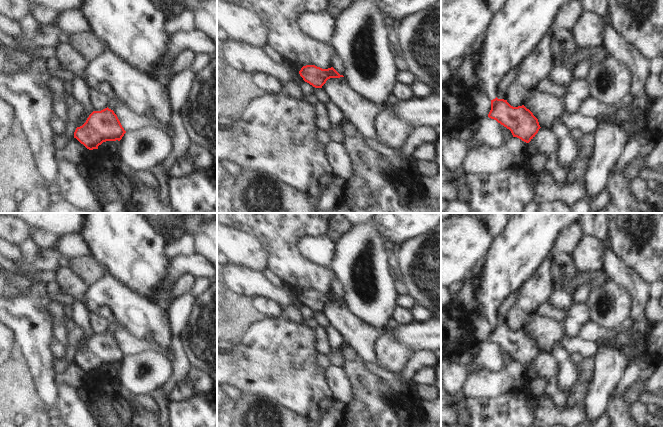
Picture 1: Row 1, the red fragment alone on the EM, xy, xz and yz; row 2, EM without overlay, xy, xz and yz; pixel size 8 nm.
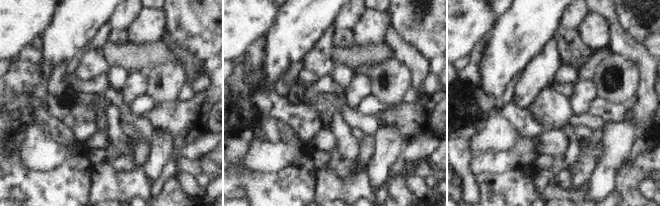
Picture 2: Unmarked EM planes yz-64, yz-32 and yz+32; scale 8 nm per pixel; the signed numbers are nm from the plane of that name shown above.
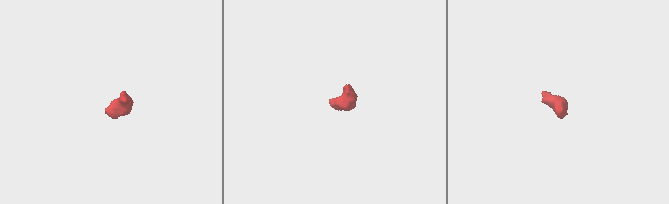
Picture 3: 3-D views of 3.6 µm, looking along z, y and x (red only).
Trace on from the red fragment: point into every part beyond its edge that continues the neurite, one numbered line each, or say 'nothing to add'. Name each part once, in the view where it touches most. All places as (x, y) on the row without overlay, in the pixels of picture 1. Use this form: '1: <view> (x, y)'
1: yz (527, 238)

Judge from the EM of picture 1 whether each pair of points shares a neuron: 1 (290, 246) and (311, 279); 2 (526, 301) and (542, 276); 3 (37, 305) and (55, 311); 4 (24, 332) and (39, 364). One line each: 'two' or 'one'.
1: one
2: one
3: two
4: one

